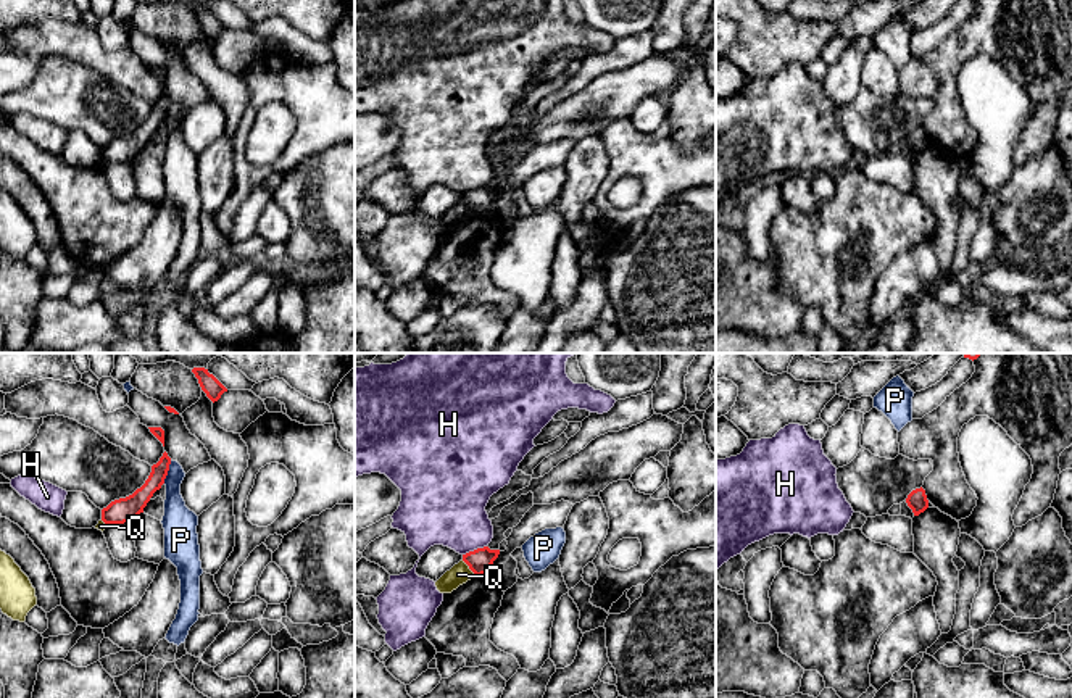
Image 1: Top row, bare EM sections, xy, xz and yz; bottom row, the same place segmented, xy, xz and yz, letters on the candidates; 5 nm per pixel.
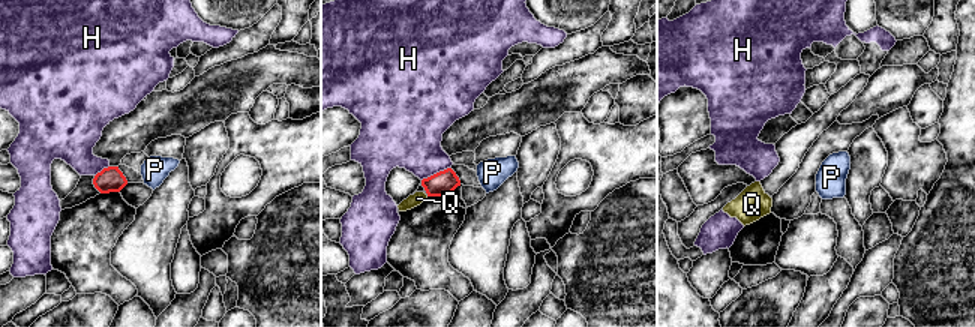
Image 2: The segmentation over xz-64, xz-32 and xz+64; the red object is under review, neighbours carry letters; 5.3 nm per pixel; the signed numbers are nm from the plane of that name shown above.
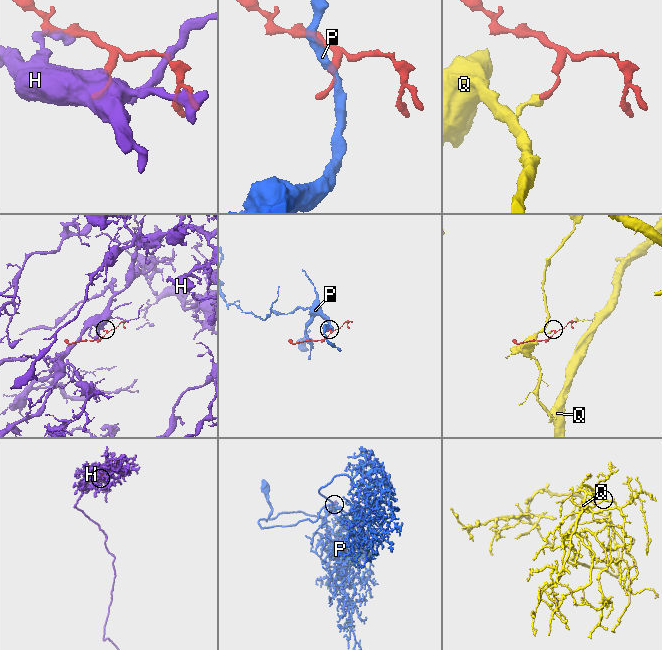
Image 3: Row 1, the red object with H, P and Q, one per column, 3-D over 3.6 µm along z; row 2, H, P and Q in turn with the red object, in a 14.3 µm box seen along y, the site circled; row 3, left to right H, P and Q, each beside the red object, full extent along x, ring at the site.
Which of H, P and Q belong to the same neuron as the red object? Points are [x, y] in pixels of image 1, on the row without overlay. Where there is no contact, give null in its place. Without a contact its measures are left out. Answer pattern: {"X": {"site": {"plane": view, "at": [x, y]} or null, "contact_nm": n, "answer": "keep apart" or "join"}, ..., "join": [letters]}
{"H": {"site": {"plane": "xz", "at": [474, 189]}, "contact_nm": 130, "answer": "keep apart"}, "P": {"site": {"plane": "xy", "at": [168, 108]}, "contact_nm": 130, "answer": "keep apart"}, "Q": {"site": {"plane": "xz", "at": [469, 207]}, "contact_nm": 110, "answer": "keep apart"}, "join": []}

